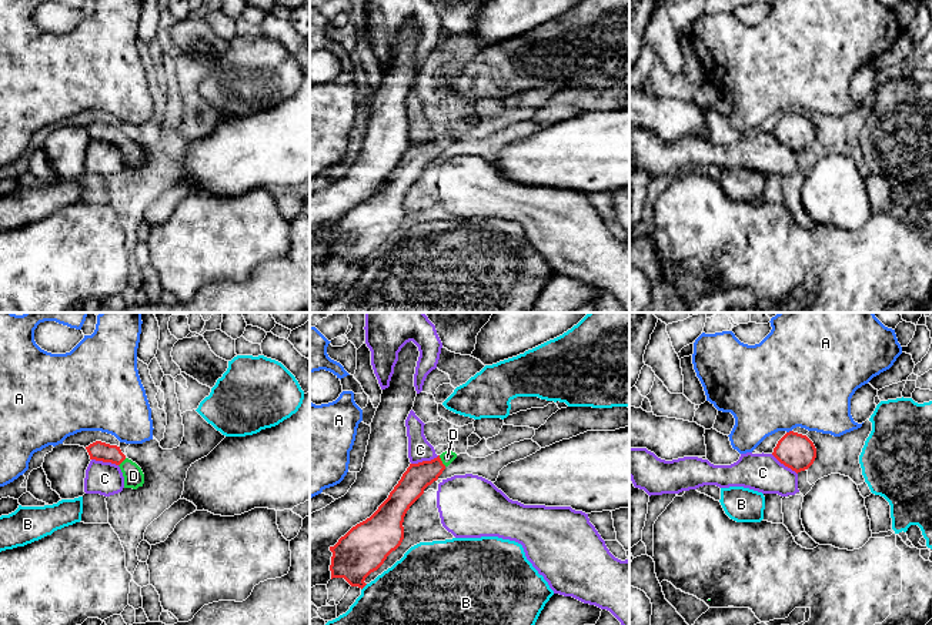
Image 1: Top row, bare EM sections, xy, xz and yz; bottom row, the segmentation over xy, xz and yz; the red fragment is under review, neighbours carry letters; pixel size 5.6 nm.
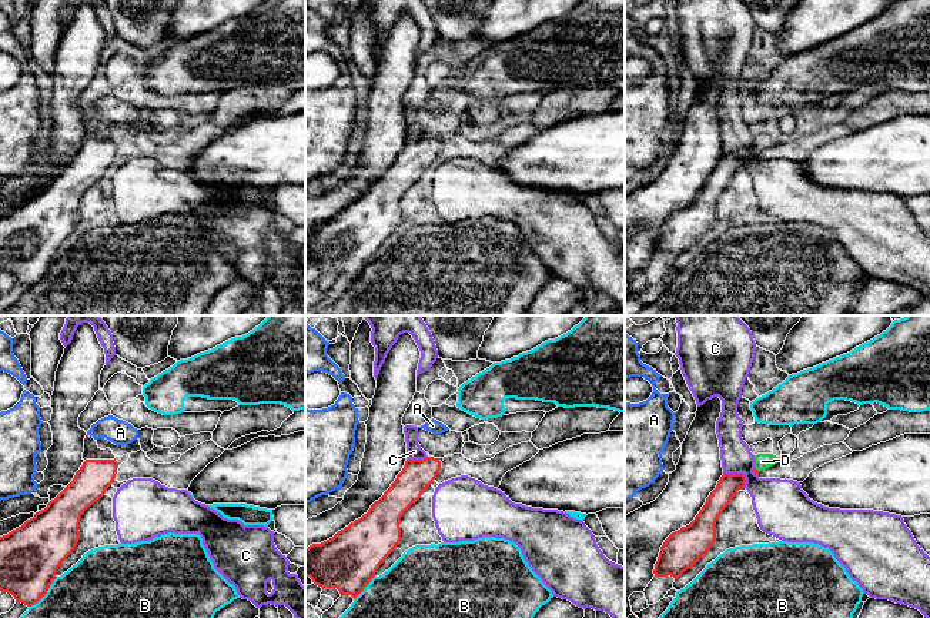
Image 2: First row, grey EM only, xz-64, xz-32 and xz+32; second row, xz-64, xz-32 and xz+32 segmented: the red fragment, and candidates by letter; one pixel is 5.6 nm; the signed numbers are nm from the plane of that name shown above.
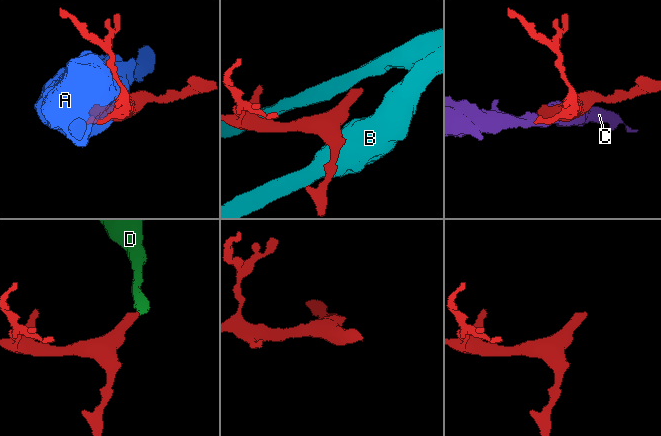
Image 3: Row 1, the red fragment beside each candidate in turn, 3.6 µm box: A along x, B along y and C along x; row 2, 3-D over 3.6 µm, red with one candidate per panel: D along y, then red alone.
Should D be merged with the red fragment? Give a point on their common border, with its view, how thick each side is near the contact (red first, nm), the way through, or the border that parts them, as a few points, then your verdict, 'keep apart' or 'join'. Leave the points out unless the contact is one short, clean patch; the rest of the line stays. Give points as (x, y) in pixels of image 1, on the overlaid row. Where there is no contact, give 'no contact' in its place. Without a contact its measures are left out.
contact xz (441, 461); calibres 150 and 70 nm; way xz (417, 477), (433, 470), (441, 461), (447, 457); join

